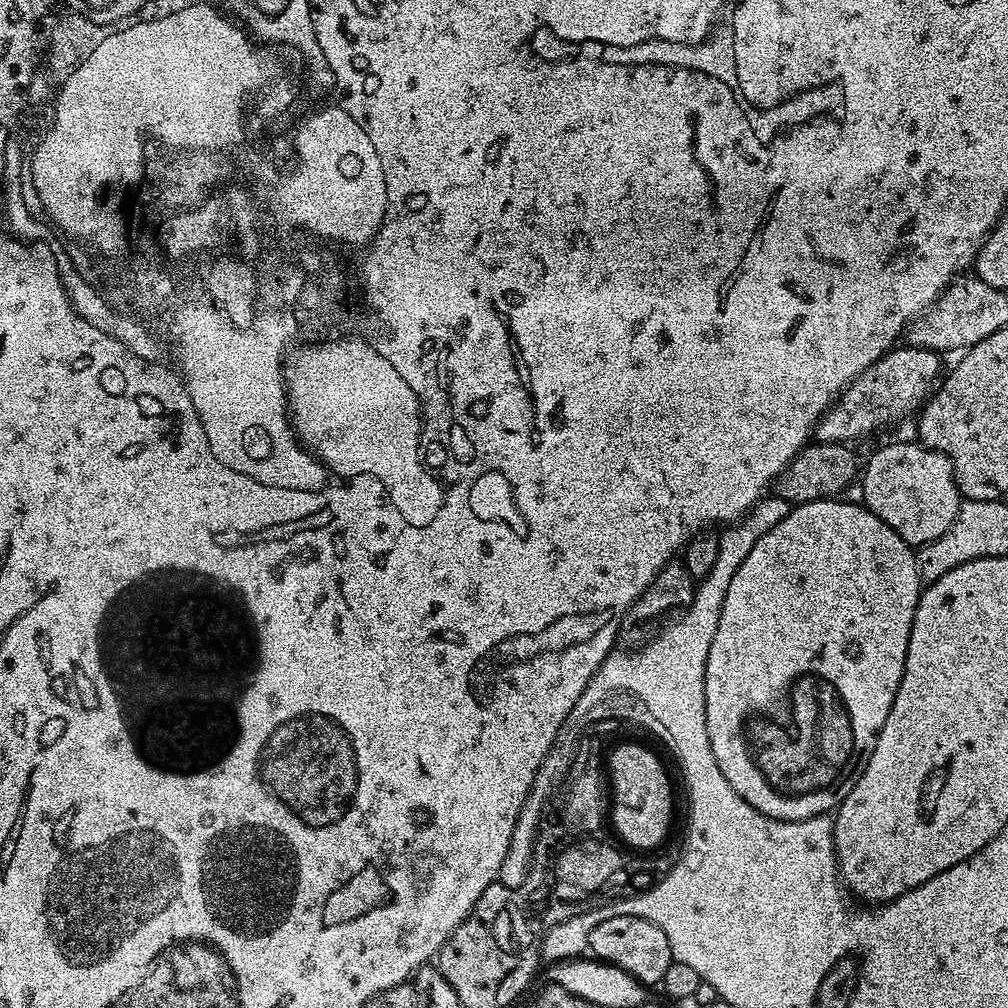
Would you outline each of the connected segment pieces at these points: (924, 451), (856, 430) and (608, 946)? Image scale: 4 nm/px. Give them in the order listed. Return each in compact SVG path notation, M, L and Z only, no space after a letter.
M919 442L913 444L888 444L880 448L868 460L868 465L862 468L862 484L864 480L864 497L862 503L870 509L894 534L898 534L913 546L923 546L942 538L946 530L950 530L950 522L958 514L958 506L962 499L956 477L952 474L952 464L945 458L943 452L935 452Z
M892 348L885 356L878 358L878 362L866 366L866 370L862 370L862 374L858 374L858 378L854 378L854 382L850 382L850 386L824 411L816 423L815 443L851 445L852 440L872 436L879 428L888 428L906 419L911 412L912 415L919 413L941 379L940 360L941 353L933 352L931 348Z
M633 916L606 918L599 926L594 926L588 935L587 951L598 961L613 964L647 986L659 985L664 979L666 970L674 962L670 942L666 942L666 934L654 926L654 922L646 922Z

